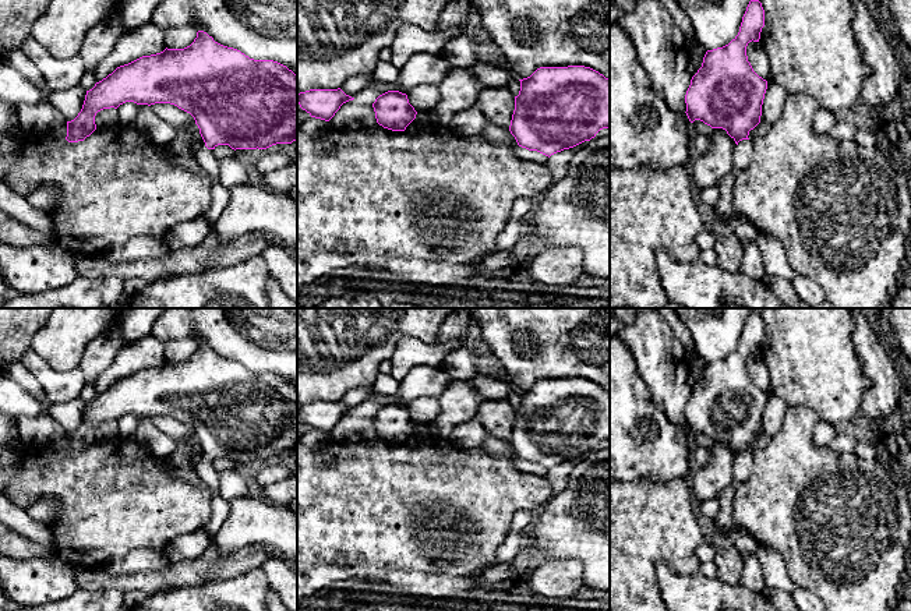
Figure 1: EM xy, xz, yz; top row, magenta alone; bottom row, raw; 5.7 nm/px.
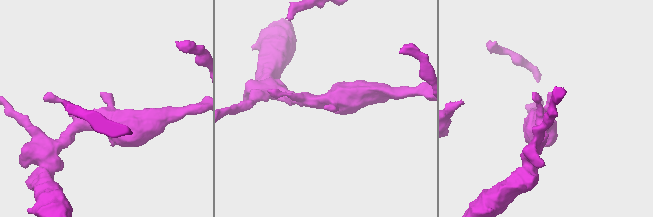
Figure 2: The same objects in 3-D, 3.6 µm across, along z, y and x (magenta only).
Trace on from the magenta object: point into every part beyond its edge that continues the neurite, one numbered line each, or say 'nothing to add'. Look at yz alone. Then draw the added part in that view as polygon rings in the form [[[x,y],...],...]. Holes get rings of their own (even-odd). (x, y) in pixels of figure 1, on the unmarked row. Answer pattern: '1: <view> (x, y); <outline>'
1: yz (742, 466); [[[742,452],[734,462],[732,477],[737,483],[744,483],[753,467],[753,453],[752,452]]]

